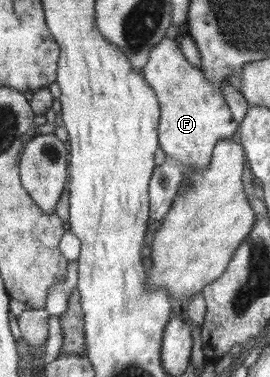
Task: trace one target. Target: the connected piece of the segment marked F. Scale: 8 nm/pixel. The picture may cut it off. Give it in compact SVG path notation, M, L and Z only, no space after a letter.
M160 39L150 50L148 60L141 72L146 84L153 90L159 104L157 128L158 148L181 162L190 170L202 170L209 162L213 146L222 139L235 139L237 123L230 117L230 111L222 99L220 91L203 77L200 69L193 68L184 60L176 40Z

